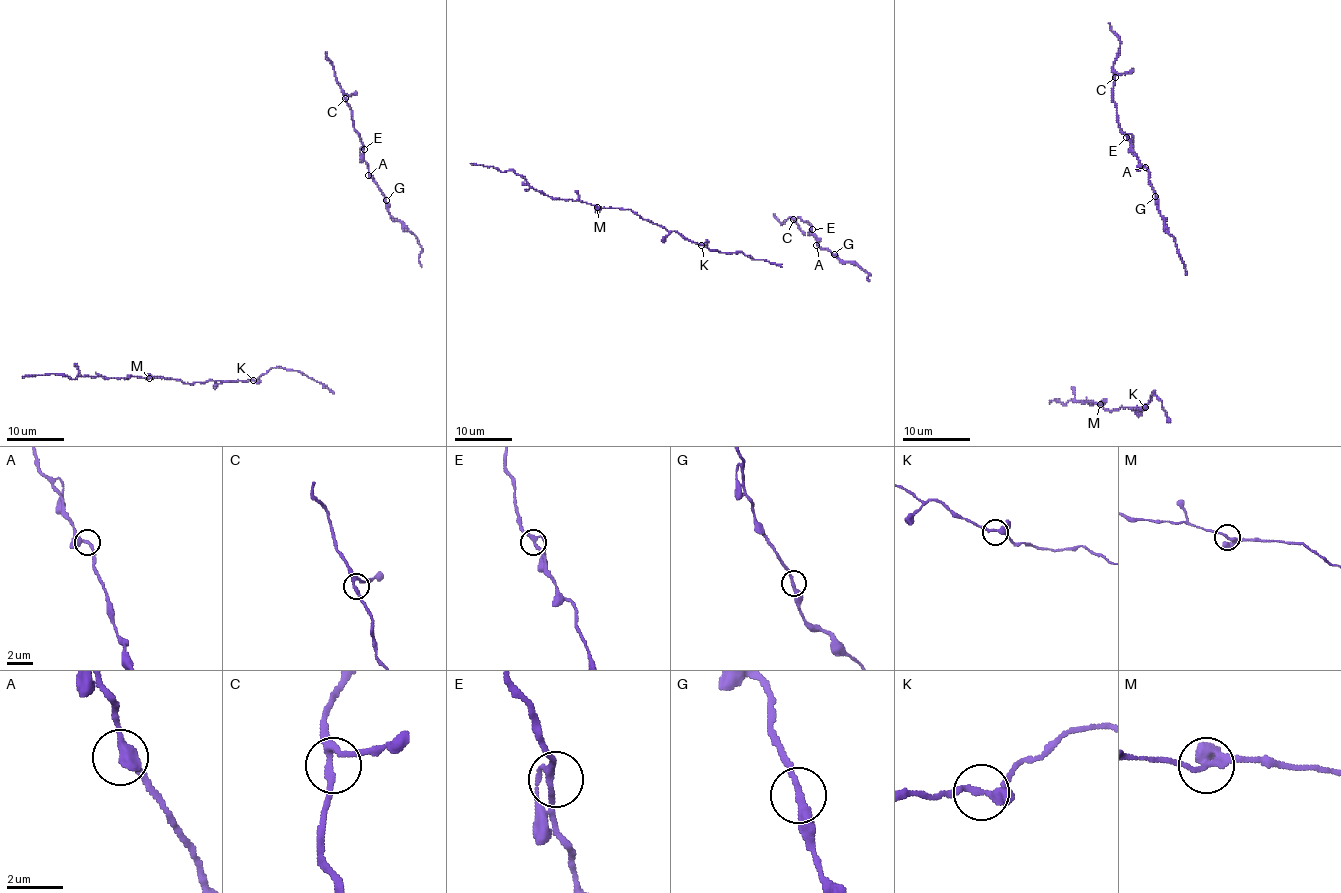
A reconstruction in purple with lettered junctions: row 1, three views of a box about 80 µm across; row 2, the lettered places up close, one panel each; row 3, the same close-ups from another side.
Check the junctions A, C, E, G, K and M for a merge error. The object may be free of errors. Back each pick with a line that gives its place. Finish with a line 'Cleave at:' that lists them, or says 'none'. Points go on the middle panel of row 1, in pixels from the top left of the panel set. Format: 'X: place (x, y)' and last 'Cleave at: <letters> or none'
Cleave at: none

